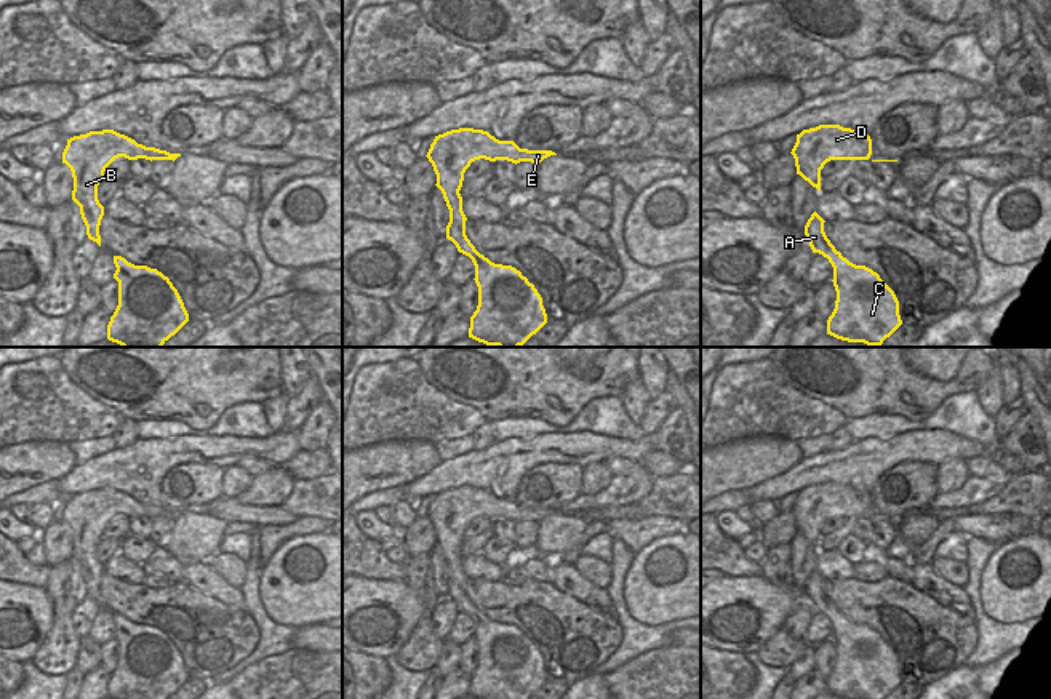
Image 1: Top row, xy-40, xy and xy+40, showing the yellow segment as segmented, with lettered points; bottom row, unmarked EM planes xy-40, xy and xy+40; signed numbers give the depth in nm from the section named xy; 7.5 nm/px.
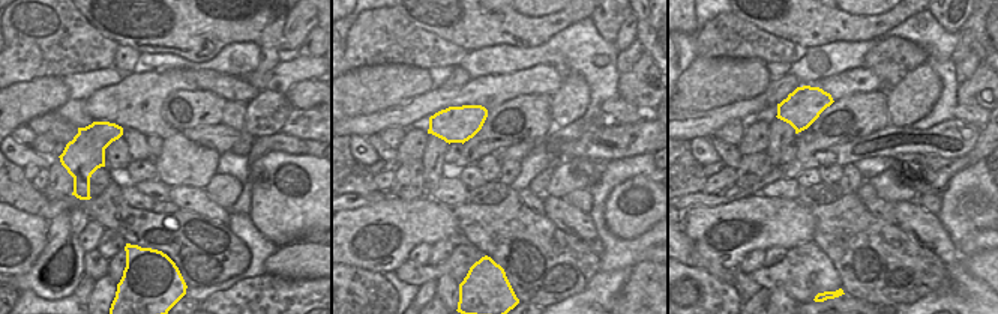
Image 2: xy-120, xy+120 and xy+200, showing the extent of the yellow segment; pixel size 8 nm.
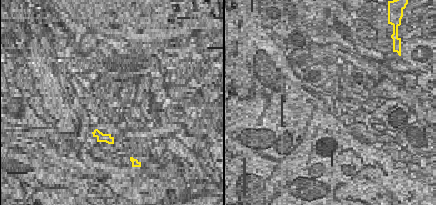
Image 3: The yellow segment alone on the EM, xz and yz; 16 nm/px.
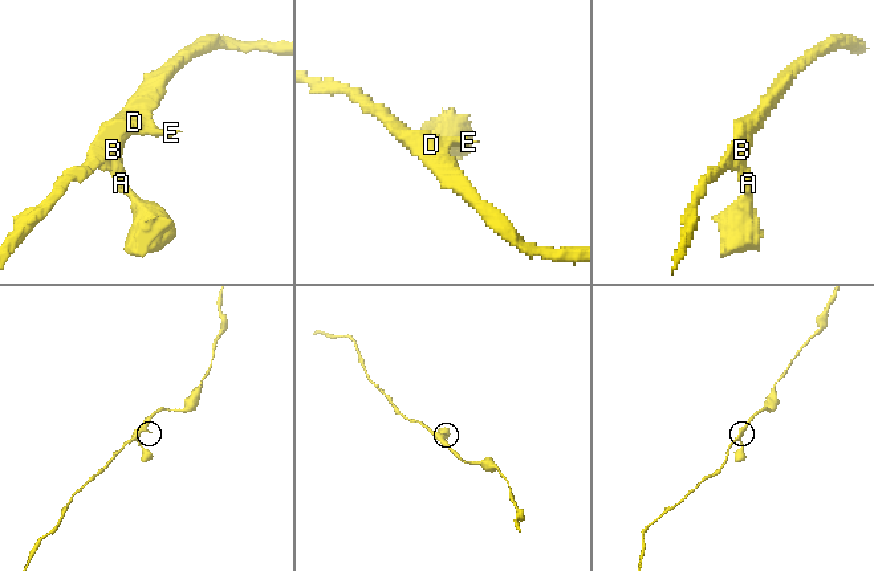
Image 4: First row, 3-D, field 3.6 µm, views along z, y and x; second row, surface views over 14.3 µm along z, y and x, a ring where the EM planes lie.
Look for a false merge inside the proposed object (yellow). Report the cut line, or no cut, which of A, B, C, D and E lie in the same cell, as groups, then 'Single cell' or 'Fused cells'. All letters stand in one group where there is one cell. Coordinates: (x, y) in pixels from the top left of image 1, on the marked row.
No split. Groups: A B C D E. Single cell.

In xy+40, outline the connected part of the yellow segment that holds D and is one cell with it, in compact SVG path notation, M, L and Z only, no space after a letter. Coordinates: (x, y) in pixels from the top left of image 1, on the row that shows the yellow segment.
M819 125L797 134L790 152L797 174L821 190L821 170L830 160L869 160L872 139L840 125Z

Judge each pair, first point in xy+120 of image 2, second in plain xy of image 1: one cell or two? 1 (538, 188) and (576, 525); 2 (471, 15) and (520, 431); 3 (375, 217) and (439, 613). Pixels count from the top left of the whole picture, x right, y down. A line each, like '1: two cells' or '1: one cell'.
1: two cells
2: two cells
3: two cells

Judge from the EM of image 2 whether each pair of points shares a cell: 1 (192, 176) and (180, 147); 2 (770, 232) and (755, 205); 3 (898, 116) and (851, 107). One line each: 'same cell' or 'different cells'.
1: same cell
2: same cell
3: different cells

